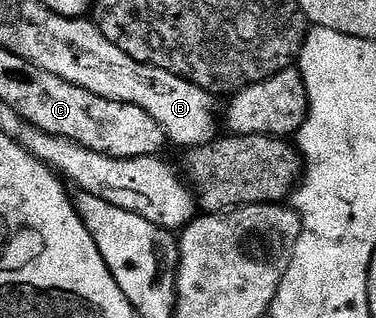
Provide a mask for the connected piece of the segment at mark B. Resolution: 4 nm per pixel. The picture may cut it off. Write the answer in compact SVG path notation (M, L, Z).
M111 49L99 55L98 78L97 90L101 97L145 109L145 113L149 113L149 117L153 117L153 121L161 125L172 144L176 143L177 146L183 147L182 149L190 149L205 145L216 138L216 100L204 87L193 85L188 79L169 73L165 69L157 69L147 63L128 59L126 55Z

